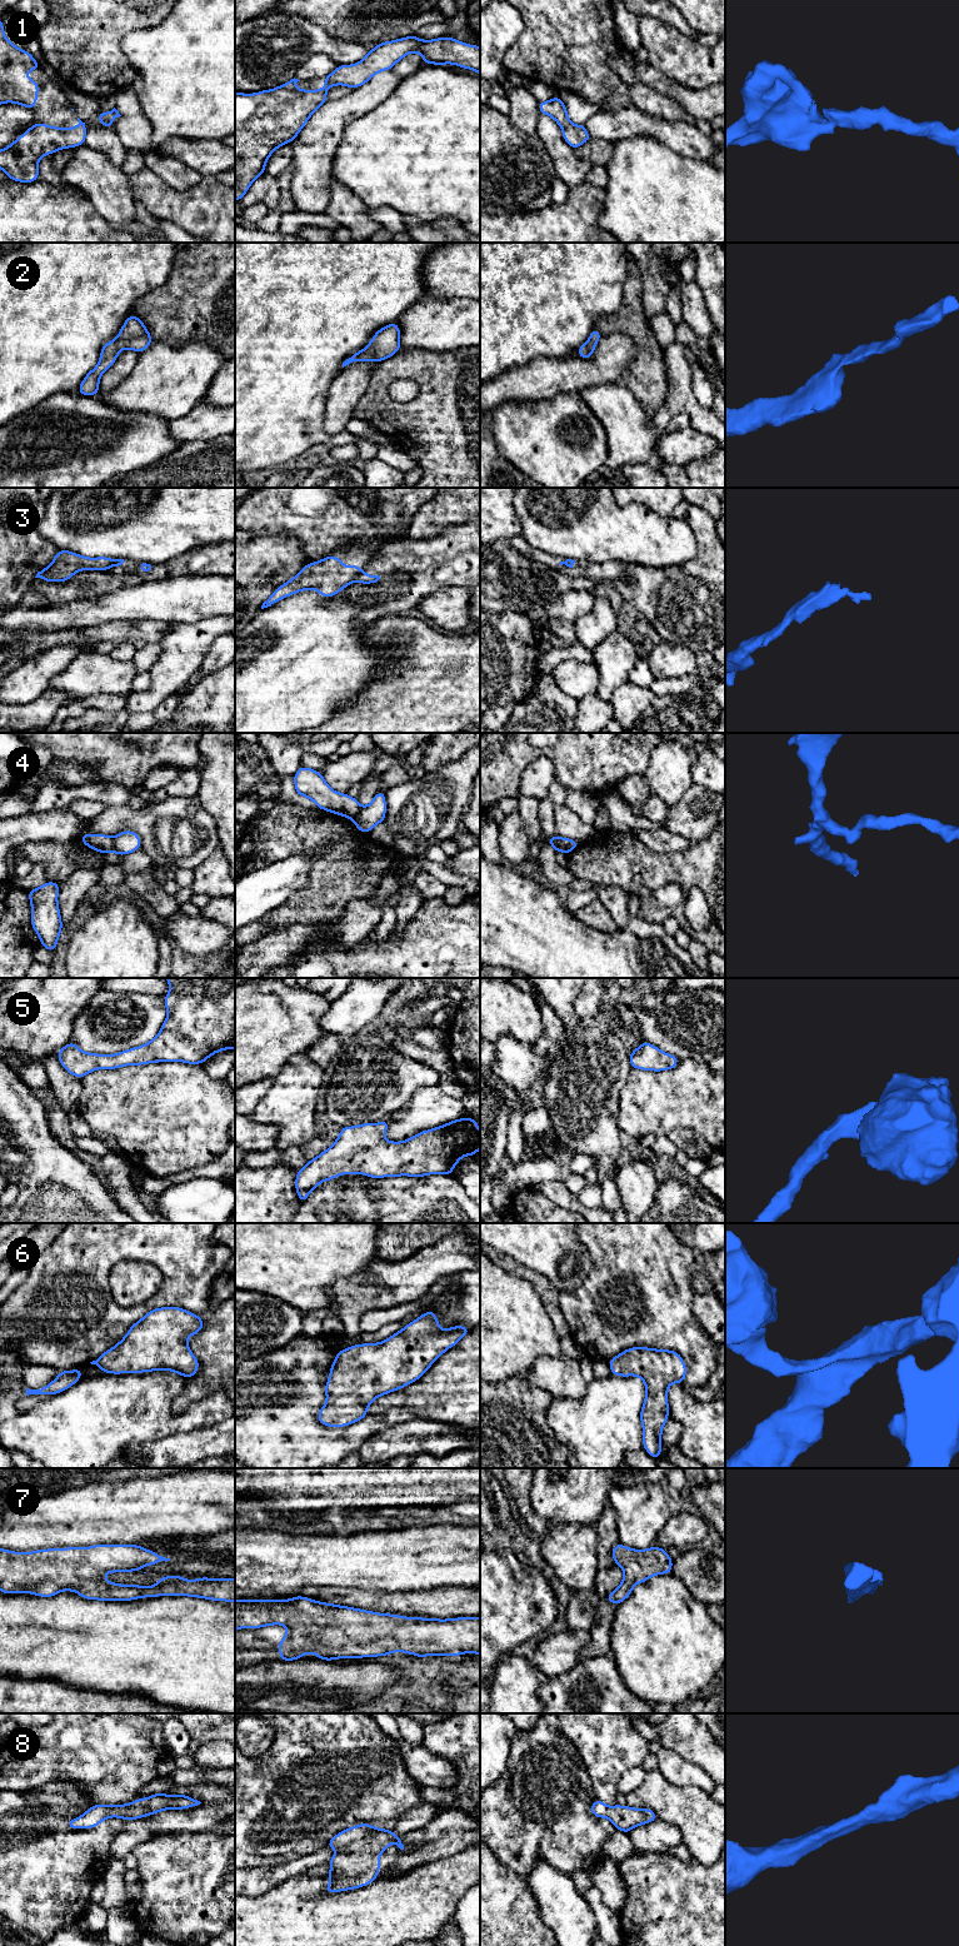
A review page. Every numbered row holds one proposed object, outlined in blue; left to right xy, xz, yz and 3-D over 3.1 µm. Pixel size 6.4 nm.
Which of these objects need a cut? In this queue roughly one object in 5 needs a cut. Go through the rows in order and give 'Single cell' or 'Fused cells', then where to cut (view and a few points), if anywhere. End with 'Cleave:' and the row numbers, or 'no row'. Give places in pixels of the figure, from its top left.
1: Single cell. No split
2: Single cell. No split
3: Fused cells. Split along xz (361, 572), (355, 578)
4: Fused cells. Split along xy (113, 837), (114, 851)
5: Single cell. No split
6: Single cell. No split
7: Single cell. No split
8: Single cell. No split
Cleave: 3, 4

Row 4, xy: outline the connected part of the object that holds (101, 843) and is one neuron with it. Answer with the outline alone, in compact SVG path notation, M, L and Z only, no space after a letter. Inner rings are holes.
M84 833L80 840L89 848L103 854L114 852L114 837L105 834L88 834Z

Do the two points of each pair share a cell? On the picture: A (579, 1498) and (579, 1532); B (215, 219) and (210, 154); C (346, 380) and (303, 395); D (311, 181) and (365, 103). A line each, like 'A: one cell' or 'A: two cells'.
A: two cells
B: two cells
C: two cells
D: one cell

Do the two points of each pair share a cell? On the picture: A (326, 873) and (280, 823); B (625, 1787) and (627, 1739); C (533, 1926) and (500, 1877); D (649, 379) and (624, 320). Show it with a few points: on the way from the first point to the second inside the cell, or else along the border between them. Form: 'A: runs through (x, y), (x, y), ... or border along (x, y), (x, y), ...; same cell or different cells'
A: runs through (326, 857), (326, 853), (304, 831), (296, 829); same cell
B: border along (640, 1765), (629, 1767), (623, 1774), (617, 1791); different cells
C: runs through (520, 1914), (500, 1894), (500, 1890); same cell
D: runs through (649, 364), (648, 345), (639, 335); same cell

